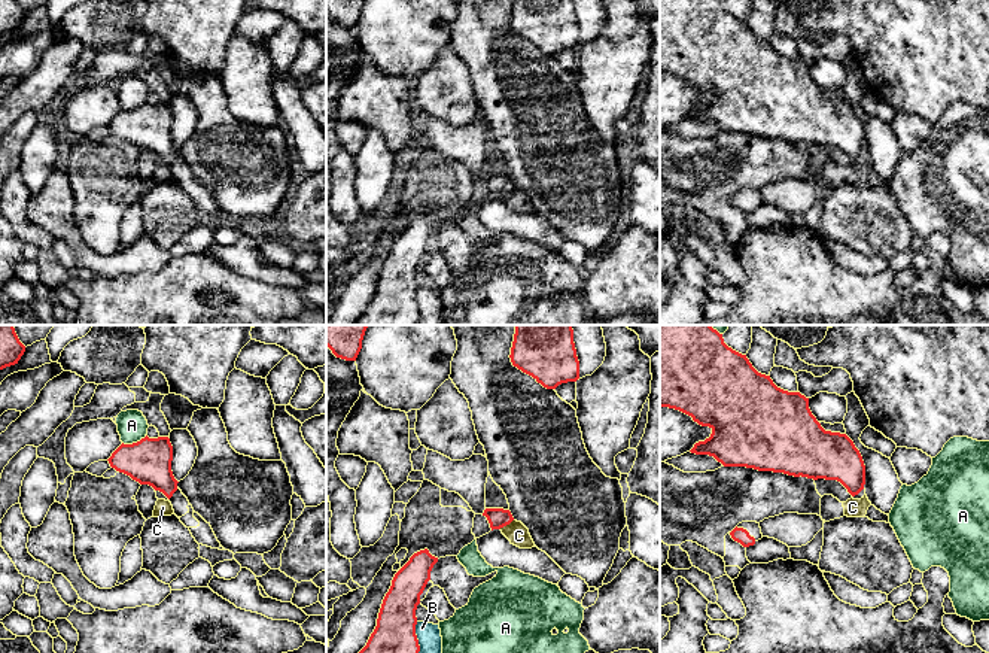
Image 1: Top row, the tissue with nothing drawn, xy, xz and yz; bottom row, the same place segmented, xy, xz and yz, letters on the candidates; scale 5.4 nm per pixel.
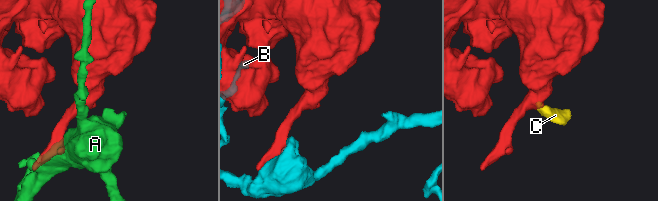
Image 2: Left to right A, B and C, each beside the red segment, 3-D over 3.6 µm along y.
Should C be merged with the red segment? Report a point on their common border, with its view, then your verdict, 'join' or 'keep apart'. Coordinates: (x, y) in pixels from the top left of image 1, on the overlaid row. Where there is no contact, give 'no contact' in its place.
meets red in xz at (505, 525); keep apart

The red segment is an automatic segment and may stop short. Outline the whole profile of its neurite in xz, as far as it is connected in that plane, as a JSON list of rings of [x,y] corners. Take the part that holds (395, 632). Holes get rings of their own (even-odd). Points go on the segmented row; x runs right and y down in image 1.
[[[427,549],[414,553],[395,574],[374,632],[359,653],[419,653],[416,610],[438,562]]]

